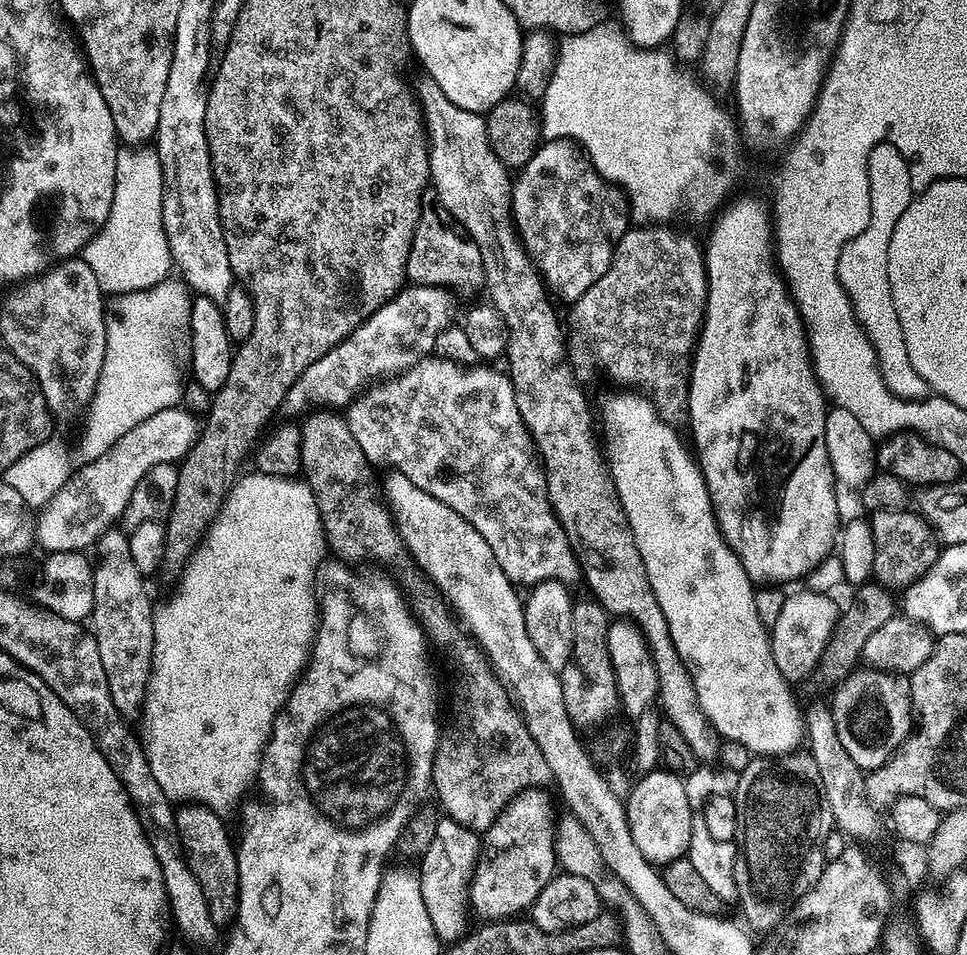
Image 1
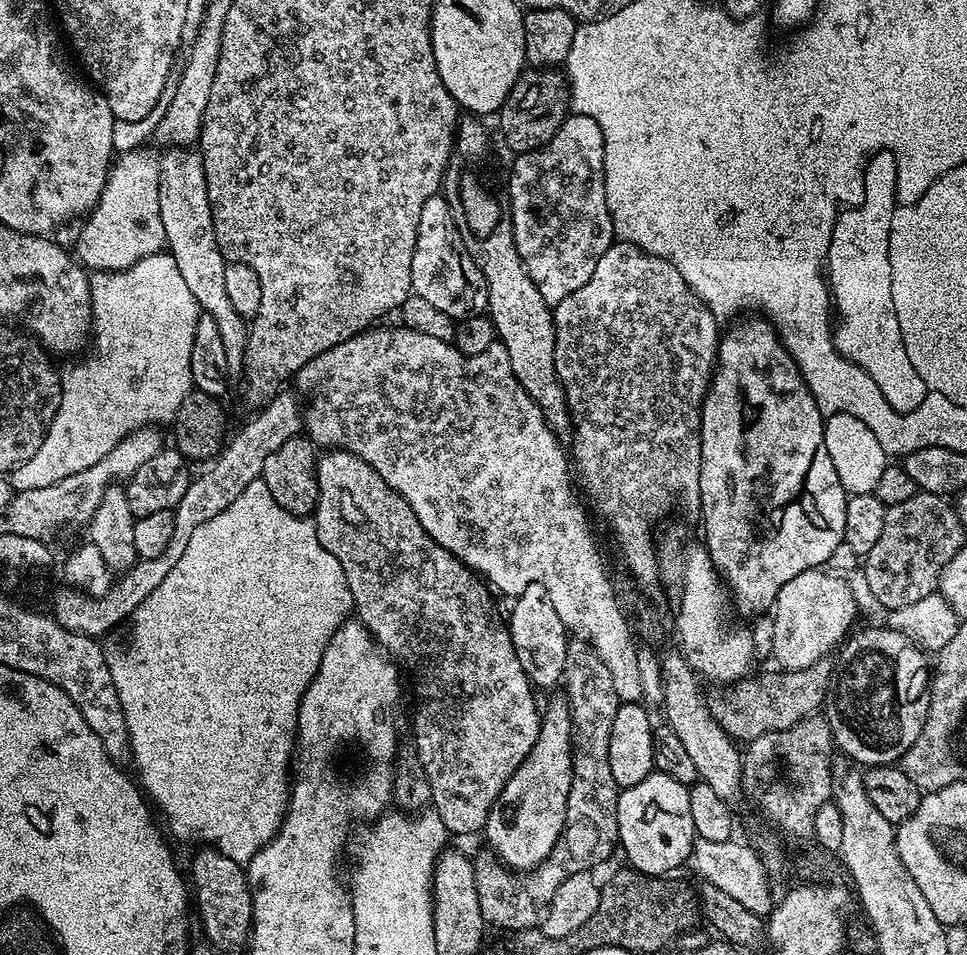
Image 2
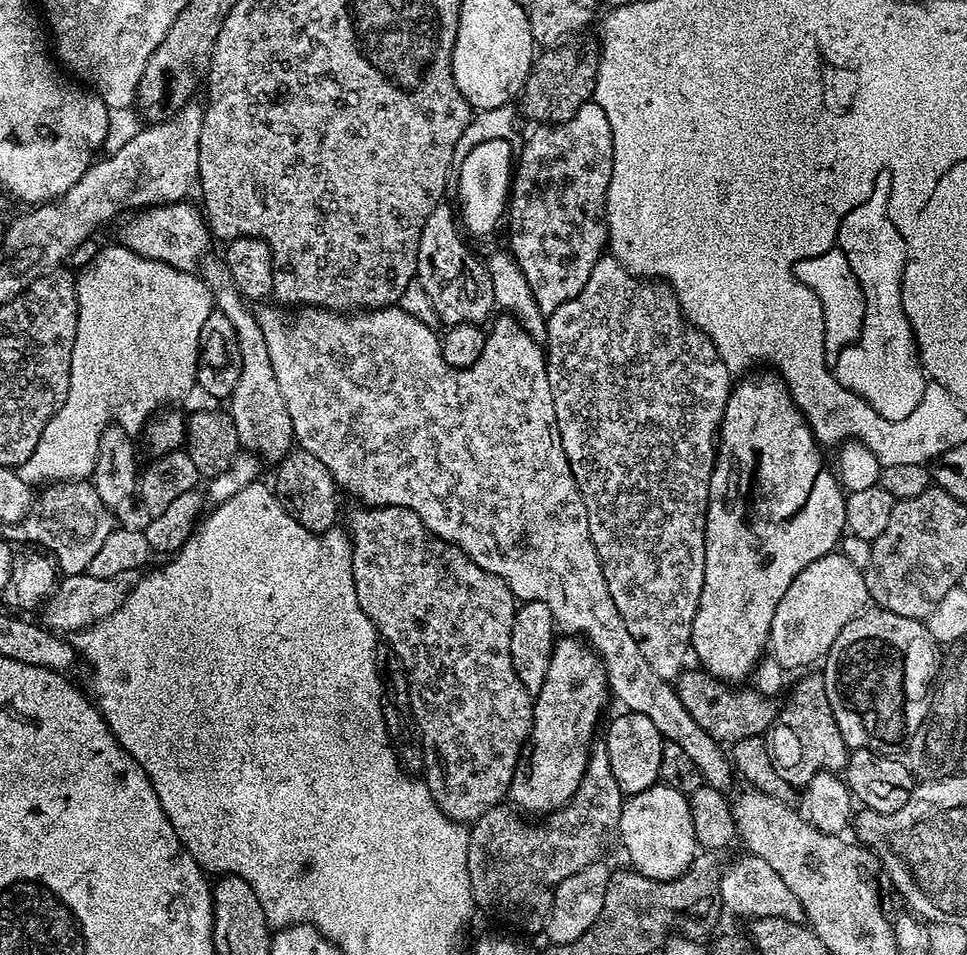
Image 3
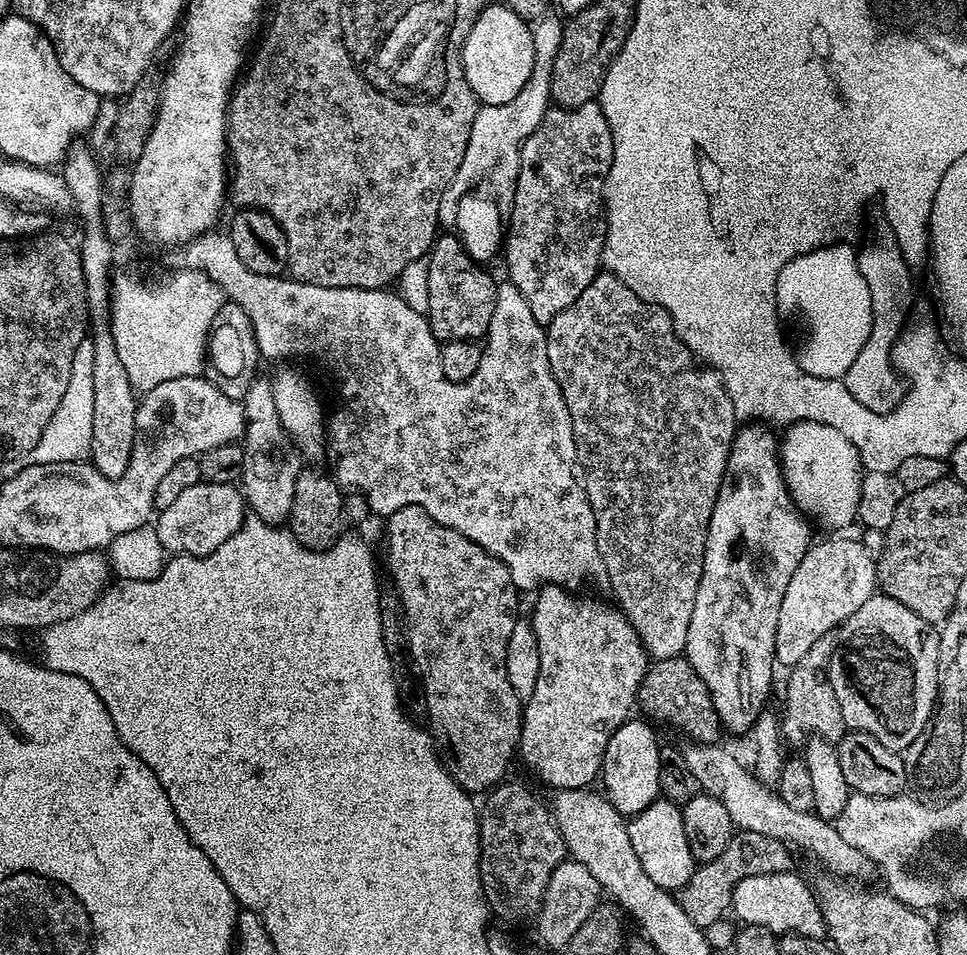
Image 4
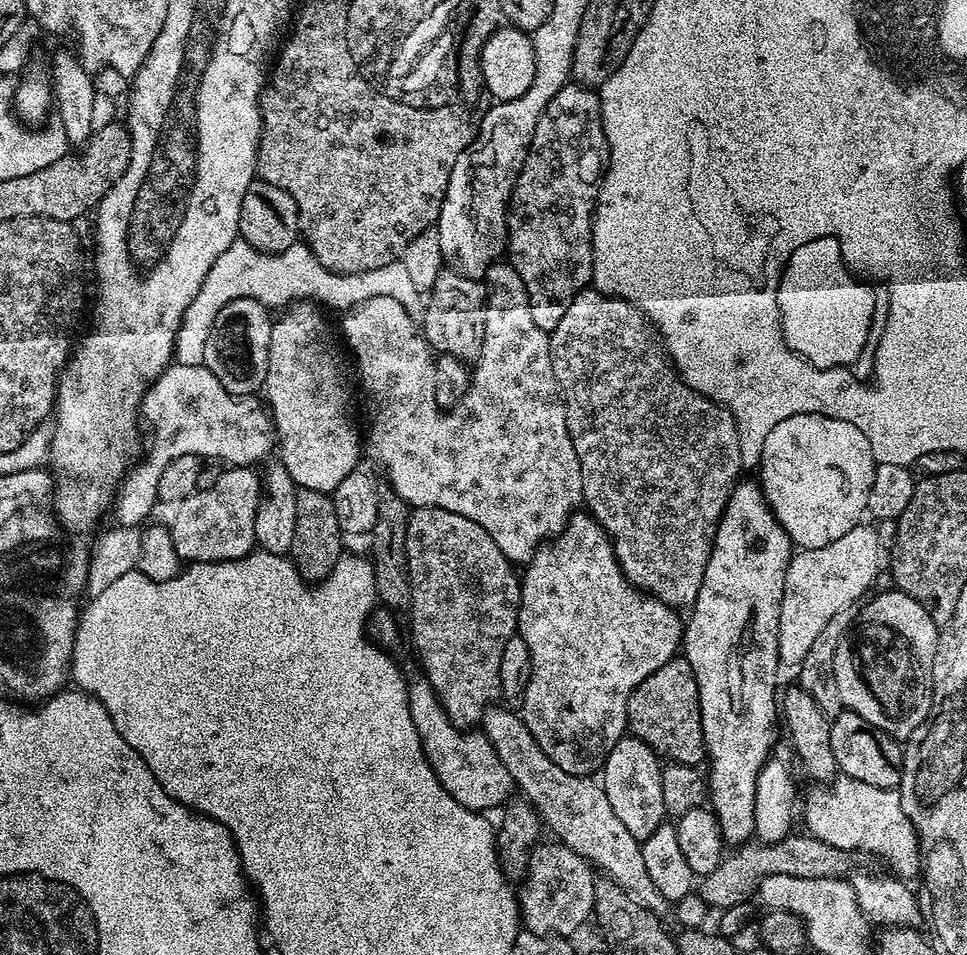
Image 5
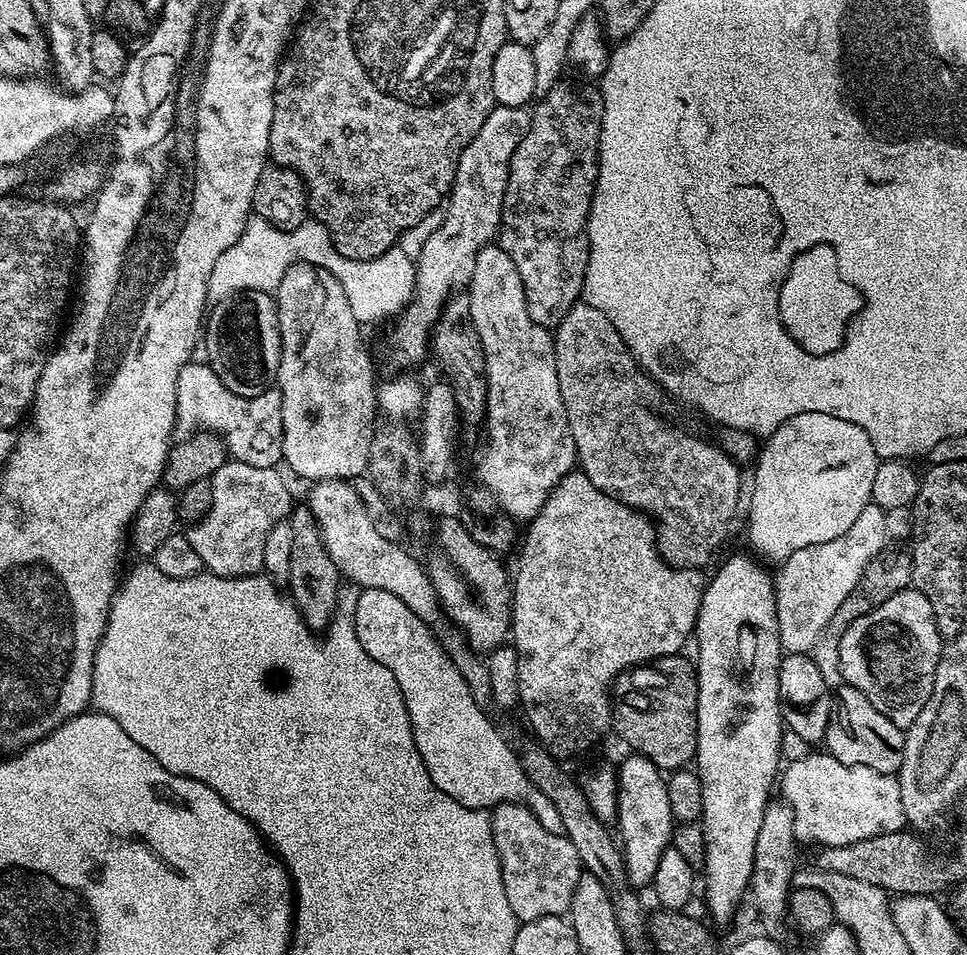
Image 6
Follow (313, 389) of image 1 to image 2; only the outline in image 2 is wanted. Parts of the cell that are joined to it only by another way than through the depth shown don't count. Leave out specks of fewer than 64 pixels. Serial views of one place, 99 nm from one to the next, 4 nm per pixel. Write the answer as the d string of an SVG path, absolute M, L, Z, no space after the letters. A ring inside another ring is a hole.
M288 391L277 392L273 400L257 411L260 413L249 424L244 424L237 430L236 437L232 436L224 444L220 454L205 467L209 468L193 479L186 494L182 494L182 502L178 502L174 510L174 534L170 534L170 542L166 545L166 550L158 554L158 558L137 559L102 596L91 596L74 588L60 586L52 596L51 616L59 624L66 626L66 630L74 630L78 634L93 638L101 638L100 636L106 635L111 628L131 618L138 606L142 606L142 602L146 602L146 598L154 594L154 590L170 574L170 569L182 559L182 553L190 543L194 530L198 530L202 522L210 522L214 514L222 514L222 510L226 510L226 506L230 506L230 502L234 502L234 498L238 498L238 494L242 494L242 490L246 490L250 482L261 479L266 458L270 458L270 454L278 450L278 446L301 435L304 427L302 400L300 404L301 397L295 391Z

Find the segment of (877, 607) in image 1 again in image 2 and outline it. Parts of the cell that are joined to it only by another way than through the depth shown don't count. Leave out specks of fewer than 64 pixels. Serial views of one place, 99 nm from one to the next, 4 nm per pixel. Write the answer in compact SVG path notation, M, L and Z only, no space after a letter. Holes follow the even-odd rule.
M828 658L814 662L814 666L806 666L806 670L776 670L773 676L760 676L757 680L737 683L727 690L716 690L720 692L707 697L708 709L718 726L722 726L733 740L756 740L762 734L786 730L808 716L817 715L830 695L833 675L834 664Z

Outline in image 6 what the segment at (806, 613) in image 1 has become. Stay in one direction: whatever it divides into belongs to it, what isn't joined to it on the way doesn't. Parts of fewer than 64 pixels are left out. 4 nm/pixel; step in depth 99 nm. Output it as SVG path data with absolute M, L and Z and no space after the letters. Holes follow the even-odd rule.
M873 502L867 504L862 514L855 519L850 530L833 541L821 545L806 546L794 551L779 565L774 576L776 590L776 613L780 646L785 653L811 653L834 618L834 612L854 590L858 578L875 556L886 548L885 511Z

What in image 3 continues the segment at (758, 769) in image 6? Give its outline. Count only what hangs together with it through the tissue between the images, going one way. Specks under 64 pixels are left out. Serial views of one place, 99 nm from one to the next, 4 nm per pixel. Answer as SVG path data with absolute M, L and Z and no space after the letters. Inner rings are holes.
M764 370L761 376L757 374L749 375L747 378L733 387L732 392L728 396L726 402L726 410L722 414L722 422L720 423L720 430L718 433L718 443L716 446L716 461L714 462L714 470L710 474L710 490L708 491L708 509L706 510L706 562L704 563L704 581L702 582L702 594L698 598L698 610L694 614L694 626L692 627L692 646L691 651L694 656L697 656L699 667L703 671L709 672L716 680L725 681L733 686L739 685L741 682L747 681L749 677L753 675L756 669L756 664L759 663L761 657L765 655L766 649L769 647L768 635L770 634L770 626L774 622L774 610L778 610L778 602L782 602L782 594L786 594L786 590L790 590L790 582L794 582L794 578L798 578L798 574L802 570L806 570L806 566L810 566L810 562L818 562L818 558L828 555L829 552L833 551L839 545L842 537L845 535L847 522L846 518L846 492L842 487L840 480L838 479L837 473L827 468L824 465L824 456L820 453L821 445L818 443L817 433L812 431L812 425L808 423L808 420L800 412L800 407L793 402L791 394L788 392L788 387L784 385L783 380L780 379L779 375L773 374L771 371Z

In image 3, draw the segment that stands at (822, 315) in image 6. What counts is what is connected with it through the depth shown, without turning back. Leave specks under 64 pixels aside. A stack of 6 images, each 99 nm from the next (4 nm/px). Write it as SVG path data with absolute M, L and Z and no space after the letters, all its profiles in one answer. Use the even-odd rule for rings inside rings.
M835 247L824 254L802 259L795 264L794 274L814 289L819 298L823 312L825 353L837 356L842 349L855 345L861 334L865 300L845 254Z

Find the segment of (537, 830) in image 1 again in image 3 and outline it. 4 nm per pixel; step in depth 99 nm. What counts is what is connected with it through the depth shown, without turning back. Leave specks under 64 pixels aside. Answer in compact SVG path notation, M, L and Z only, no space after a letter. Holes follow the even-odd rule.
M572 634L562 636L552 645L546 682L542 682L542 690L535 693L532 729L528 731L528 742L512 772L507 795L521 813L533 812L536 818L557 811L578 790L604 703L610 700L608 675L599 656L583 639Z

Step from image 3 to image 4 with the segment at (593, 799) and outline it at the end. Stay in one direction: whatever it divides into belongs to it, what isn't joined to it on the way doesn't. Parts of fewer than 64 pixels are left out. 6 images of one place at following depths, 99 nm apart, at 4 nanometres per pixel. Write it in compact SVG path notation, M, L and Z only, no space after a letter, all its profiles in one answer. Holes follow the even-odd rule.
M503 781L498 784L487 796L489 796L485 806L483 804L480 815L480 881L483 884L484 897L488 903L489 911L504 920L510 922L518 922L520 920L528 921L533 919L540 912L541 902L544 900L546 886L549 884L550 874L561 864L567 857L567 848L561 832L557 830L556 822L552 817L551 809L544 803L538 800L537 796L532 791L528 790L524 785L518 782Z

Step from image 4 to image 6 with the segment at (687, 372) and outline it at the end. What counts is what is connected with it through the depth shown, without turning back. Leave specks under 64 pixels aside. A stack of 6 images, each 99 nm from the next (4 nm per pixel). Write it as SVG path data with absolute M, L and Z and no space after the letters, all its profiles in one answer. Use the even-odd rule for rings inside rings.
M577 302L570 311L566 314L566 318L562 318L562 322L557 324L554 329L554 343L556 345L556 369L558 370L558 390L562 394L562 402L564 403L564 409L566 410L566 418L568 419L568 425L570 426L570 434L574 438L574 446L576 447L576 459L578 461L579 471L586 474L586 478L590 478L590 482L594 482L594 486L598 486L598 490L602 490L606 495L613 496L614 499L622 501L626 506L635 508L636 511L644 513L645 516L651 518L656 526L656 548L659 550L660 555L664 558L664 563L671 564L674 568L694 568L697 570L704 570L704 567L712 560L712 555L719 550L724 544L724 539L728 536L728 531L732 528L732 519L736 516L736 507L740 504L740 472L735 460L732 460L724 453L724 449L720 447L719 443L713 442L712 444L708 440L703 440L700 436L691 436L690 433L680 433L678 429L671 428L666 421L660 416L655 416L650 409L644 405L644 396L640 393L640 380L642 381L642 373L640 367L636 365L636 359L628 353L628 348L622 342L622 338L618 334L612 323L600 310L594 310L592 306L583 302Z

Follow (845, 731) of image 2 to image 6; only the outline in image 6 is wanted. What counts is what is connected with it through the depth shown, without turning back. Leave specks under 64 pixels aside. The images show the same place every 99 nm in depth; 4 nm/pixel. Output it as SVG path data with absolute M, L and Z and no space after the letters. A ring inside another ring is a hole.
M903 588L894 598L886 598L868 616L858 618L840 639L840 669L844 684L856 687L895 726L906 730L922 714L934 690L942 637L930 598L917 588Z

